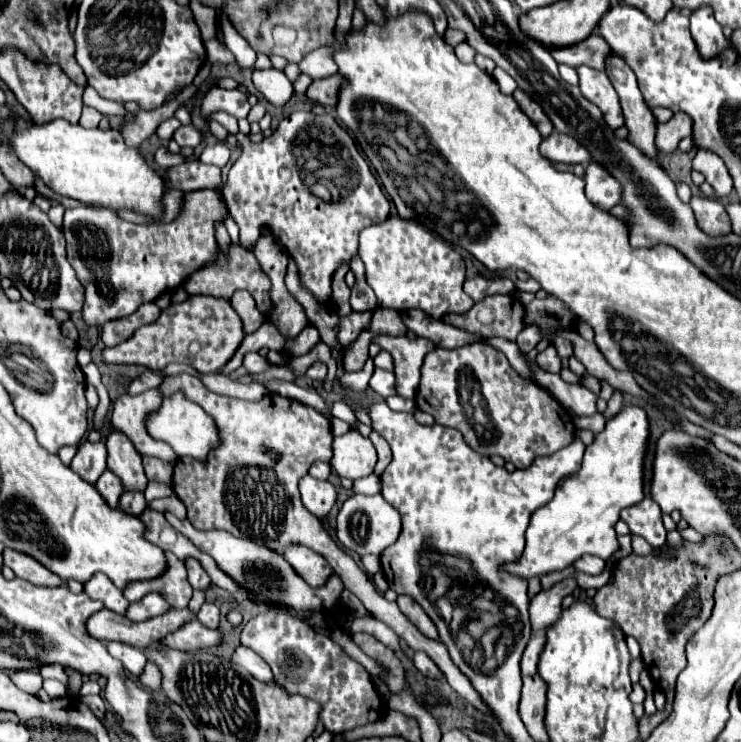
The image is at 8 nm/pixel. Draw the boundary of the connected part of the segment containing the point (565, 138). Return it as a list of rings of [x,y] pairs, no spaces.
[[[554,131],[548,139],[544,139],[544,145],[540,145],[540,151],[544,151],[544,155],[548,155],[550,161],[568,163],[568,165],[576,165],[576,163],[586,165],[592,159],[592,155],[584,145],[580,145],[570,135],[564,135],[558,131]]]

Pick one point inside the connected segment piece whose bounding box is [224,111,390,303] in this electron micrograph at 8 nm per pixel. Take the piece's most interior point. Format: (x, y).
(288, 181)

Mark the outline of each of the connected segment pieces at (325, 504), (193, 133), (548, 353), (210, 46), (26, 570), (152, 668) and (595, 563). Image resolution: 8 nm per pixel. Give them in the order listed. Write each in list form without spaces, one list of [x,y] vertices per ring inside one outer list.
[[[310,475],[300,479],[300,493],[304,499],[304,507],[316,517],[326,517],[336,501],[336,491],[330,481],[320,481]]]
[[[180,125],[172,137],[180,147],[198,147],[202,135],[194,125]]]
[[[550,343],[542,353],[538,353],[536,363],[538,363],[544,371],[560,373],[560,355],[558,355],[558,351],[556,351],[556,347],[554,347],[552,343]]]
[[[211,39],[204,42],[204,46],[207,54],[207,61],[211,63],[232,63],[235,62],[235,56],[233,53],[224,45],[223,42],[218,39]]]
[[[4,549],[4,565],[10,567],[16,573],[16,577],[28,579],[34,585],[60,587],[58,575],[52,575],[52,571],[48,571],[44,565],[40,565],[40,561],[32,559],[30,555],[24,555],[20,551]]]
[[[148,661],[148,663],[146,663],[146,667],[144,667],[142,675],[140,675],[140,683],[142,683],[144,687],[152,689],[152,691],[160,689],[162,673],[160,673],[160,669],[158,669],[158,665],[156,665],[156,663],[152,663],[152,661]]]
[[[582,555],[580,559],[576,559],[570,567],[576,571],[576,573],[588,573],[588,575],[598,575],[602,569],[604,569],[604,559],[600,557],[592,557],[592,555]]]

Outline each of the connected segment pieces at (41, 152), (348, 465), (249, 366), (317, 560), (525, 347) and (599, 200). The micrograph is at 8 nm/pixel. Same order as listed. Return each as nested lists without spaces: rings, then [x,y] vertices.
[[[56,119],[48,125],[32,125],[26,131],[12,133],[10,143],[20,161],[32,171],[36,171],[42,181],[62,197],[82,201],[96,209],[108,209],[112,213],[132,211],[136,215],[150,217],[152,221],[160,221],[164,215],[162,199],[166,195],[166,179],[152,167],[152,163],[142,155],[140,149],[128,147],[124,137],[116,129],[84,129],[82,125],[70,125],[64,119]]]
[[[348,431],[340,437],[334,437],[334,455],[330,465],[340,477],[358,479],[374,471],[376,449],[368,437],[362,437],[356,431]]]
[[[246,353],[242,365],[246,367],[248,373],[262,373],[262,371],[268,371],[268,369],[272,368],[270,363],[258,353]]]
[[[290,547],[288,549],[288,563],[294,567],[294,571],[310,585],[310,587],[322,587],[332,577],[332,567],[328,567],[328,561],[322,555],[316,555],[312,549],[306,547]]]
[[[529,325],[525,326],[519,333],[516,343],[523,352],[528,353],[535,348],[541,339],[538,327],[536,325]]]
[[[592,161],[586,167],[584,181],[586,181],[586,197],[592,203],[600,205],[602,209],[612,209],[616,203],[620,203],[622,185],[612,175],[608,175],[608,169],[604,169],[602,163]]]

